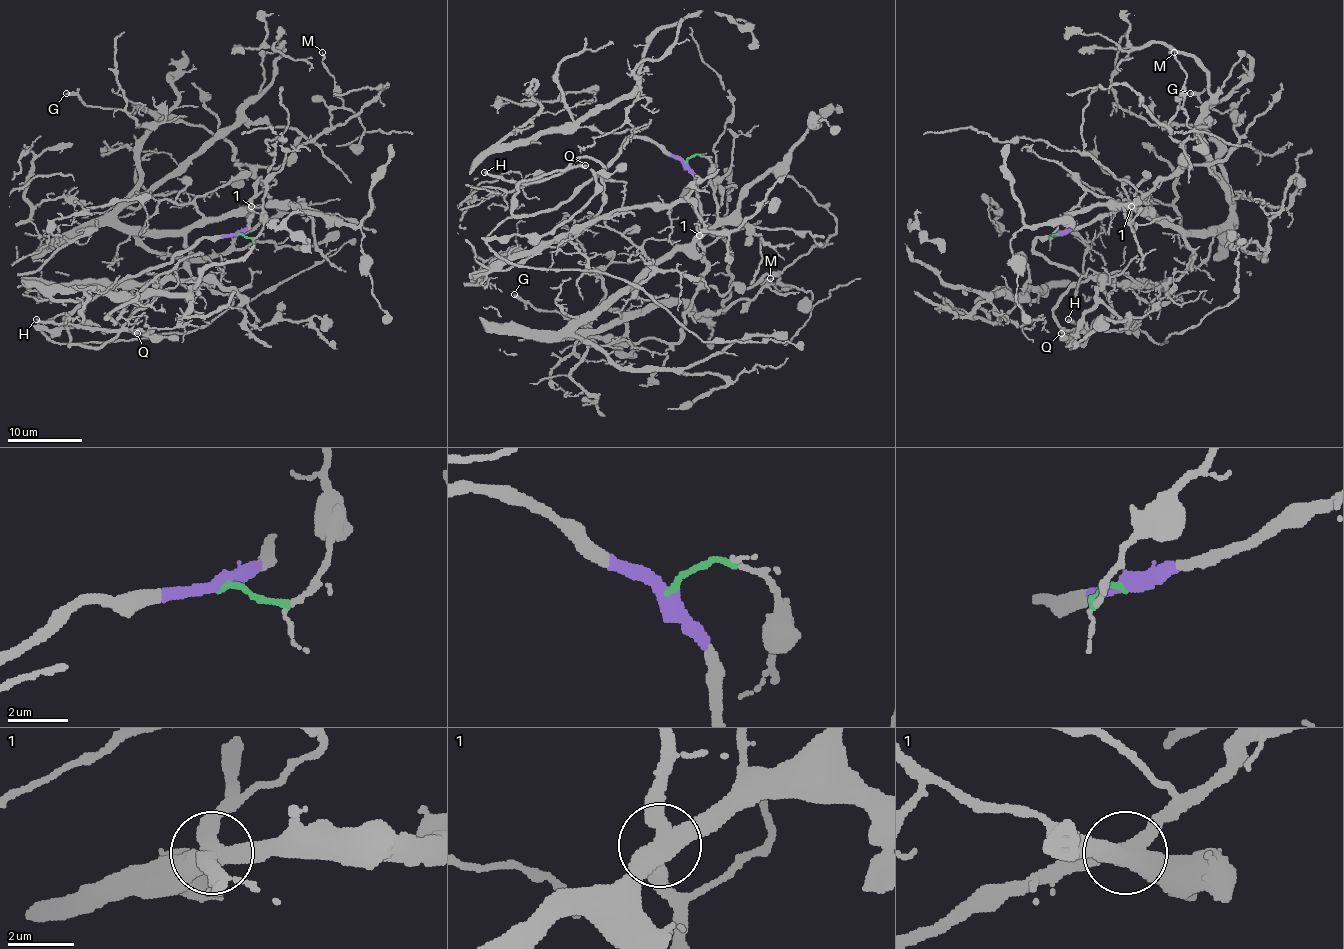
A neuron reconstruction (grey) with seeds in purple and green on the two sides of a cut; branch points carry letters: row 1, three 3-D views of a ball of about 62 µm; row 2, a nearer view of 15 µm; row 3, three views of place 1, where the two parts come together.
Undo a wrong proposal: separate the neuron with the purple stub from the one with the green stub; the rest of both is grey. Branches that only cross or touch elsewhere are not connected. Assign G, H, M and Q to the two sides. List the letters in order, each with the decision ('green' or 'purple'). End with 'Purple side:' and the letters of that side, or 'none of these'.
G: purple
H: purple
M: purple
Q: purple
Purple side: G, H, M, Q

